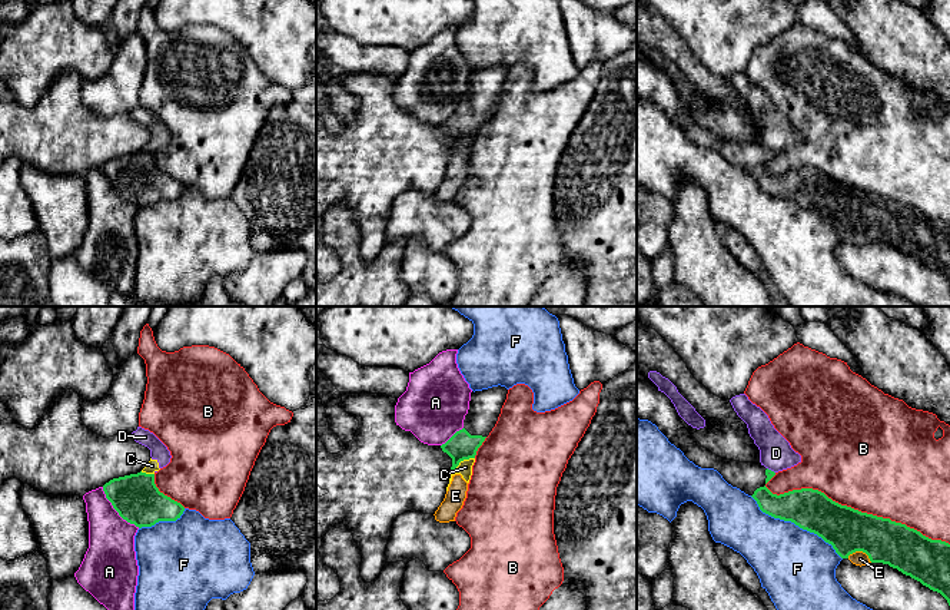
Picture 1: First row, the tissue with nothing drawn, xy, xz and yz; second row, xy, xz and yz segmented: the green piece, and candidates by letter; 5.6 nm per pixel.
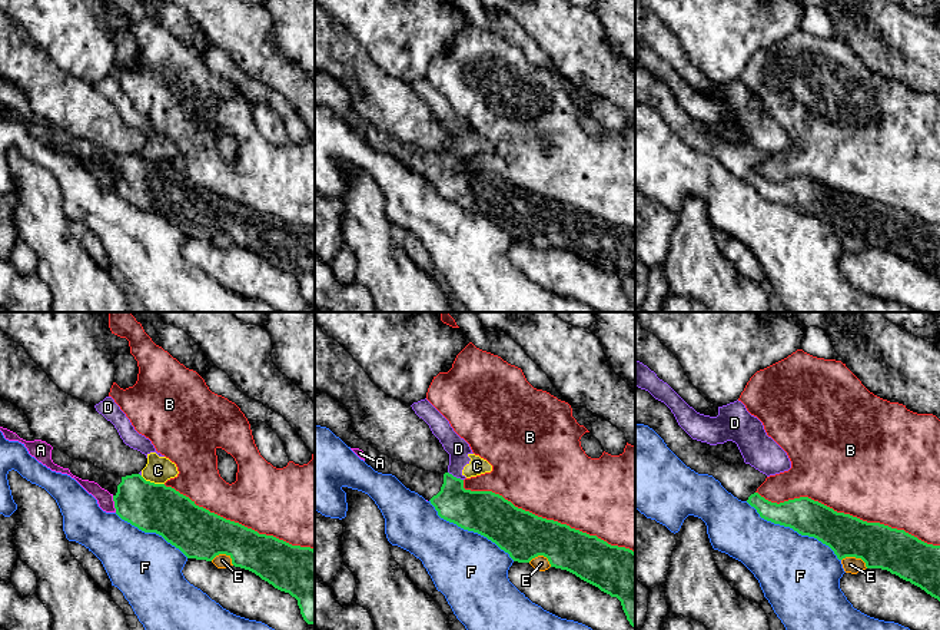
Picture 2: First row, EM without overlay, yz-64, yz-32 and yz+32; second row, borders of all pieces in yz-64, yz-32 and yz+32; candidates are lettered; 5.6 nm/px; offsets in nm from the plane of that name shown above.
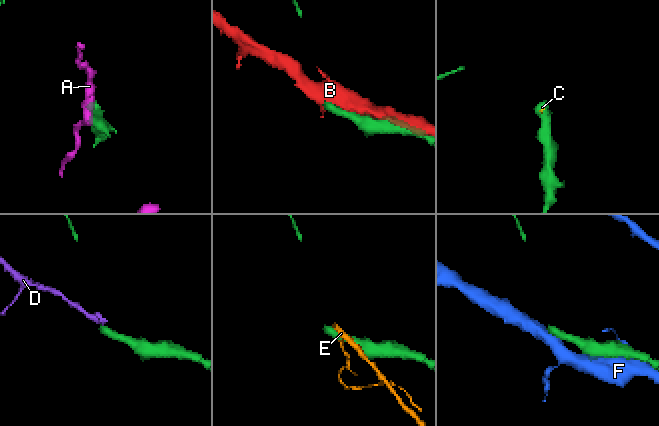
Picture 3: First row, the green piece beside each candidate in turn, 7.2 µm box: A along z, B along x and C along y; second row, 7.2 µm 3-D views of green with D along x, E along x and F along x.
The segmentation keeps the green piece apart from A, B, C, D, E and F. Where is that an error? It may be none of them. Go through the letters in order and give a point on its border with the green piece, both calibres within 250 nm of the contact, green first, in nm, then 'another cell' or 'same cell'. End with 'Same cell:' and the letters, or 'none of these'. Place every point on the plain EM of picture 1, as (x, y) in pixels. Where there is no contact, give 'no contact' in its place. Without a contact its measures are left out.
A: xy (116, 189) | 260/260 nm | another cell
B: yz (857, 189) | 240/500 nm | another cell
C: xz (462, 139) | 160/80 nm | another cell
D: yz (770, 149) | 50/190 nm | another cell
E: yz (860, 229) | 240/80 nm | another cell
F: yz (796, 204) | 240/440 nm | another cell
Same cell: none of these

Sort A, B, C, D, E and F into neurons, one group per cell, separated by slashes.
A / B / C D E / F

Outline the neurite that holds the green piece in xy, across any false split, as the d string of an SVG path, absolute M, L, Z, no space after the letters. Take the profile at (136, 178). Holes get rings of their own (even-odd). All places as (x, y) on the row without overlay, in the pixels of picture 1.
M140 150L113 158L103 165L103 170L119 195L139 208L176 200L185 190L180 182L159 170L155 153Z

